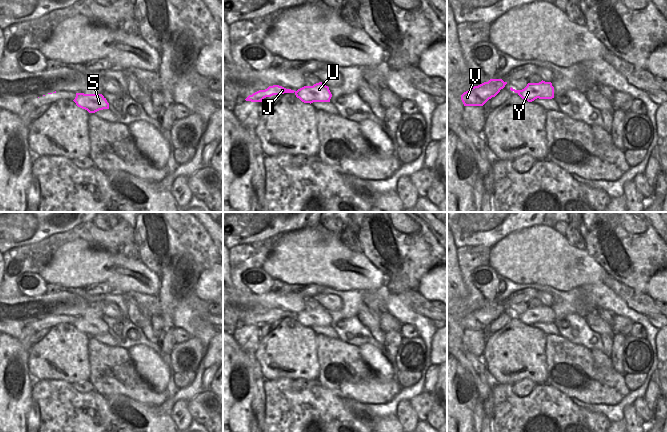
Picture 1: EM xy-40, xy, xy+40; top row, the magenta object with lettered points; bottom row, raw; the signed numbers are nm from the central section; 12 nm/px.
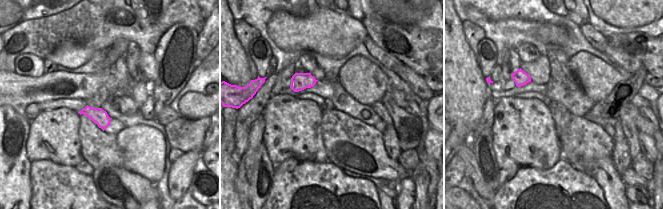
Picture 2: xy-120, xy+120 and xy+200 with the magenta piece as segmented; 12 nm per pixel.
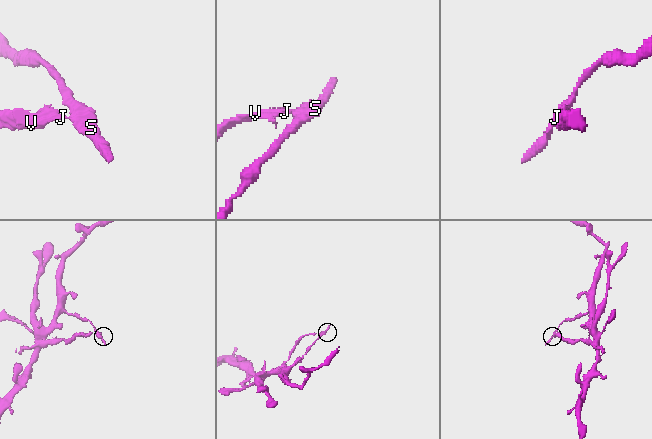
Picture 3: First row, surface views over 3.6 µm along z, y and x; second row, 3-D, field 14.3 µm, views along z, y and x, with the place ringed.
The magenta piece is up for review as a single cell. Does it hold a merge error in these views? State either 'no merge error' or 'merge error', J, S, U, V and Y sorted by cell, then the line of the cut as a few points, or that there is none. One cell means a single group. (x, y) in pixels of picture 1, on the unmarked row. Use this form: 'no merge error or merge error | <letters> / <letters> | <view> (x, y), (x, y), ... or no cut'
merge error | J V / S U Y | xy+40 (519, 314), (517, 316)

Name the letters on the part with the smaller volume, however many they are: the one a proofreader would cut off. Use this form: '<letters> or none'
J, V

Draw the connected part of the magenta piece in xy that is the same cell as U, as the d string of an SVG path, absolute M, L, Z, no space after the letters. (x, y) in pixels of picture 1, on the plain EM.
M322 306L313 310L304 310L295 315L295 319L302 326L310 328L313 326L330 326L332 321L329 311Z

